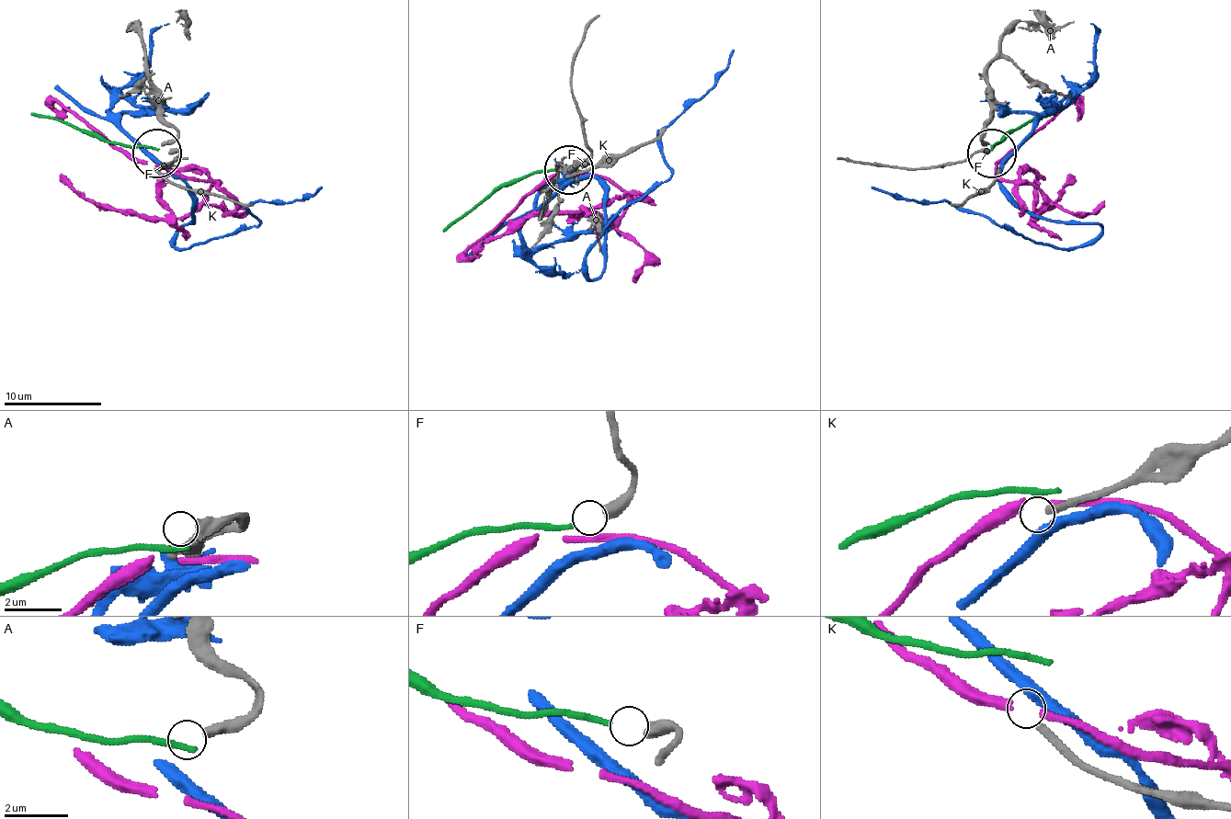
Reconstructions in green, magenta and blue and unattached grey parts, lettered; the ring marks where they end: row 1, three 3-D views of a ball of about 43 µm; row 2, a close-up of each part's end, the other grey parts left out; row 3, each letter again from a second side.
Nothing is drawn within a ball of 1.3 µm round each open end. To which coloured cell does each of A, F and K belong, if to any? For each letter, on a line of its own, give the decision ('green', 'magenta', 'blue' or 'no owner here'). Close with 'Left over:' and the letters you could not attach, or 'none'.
A: no owner here
F: green
K: no owner here
Left over: A, K

